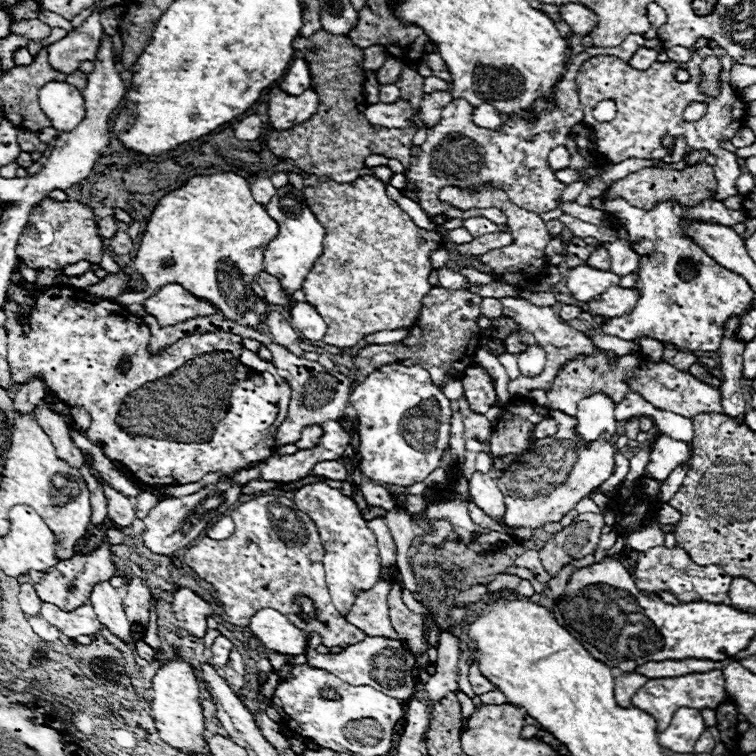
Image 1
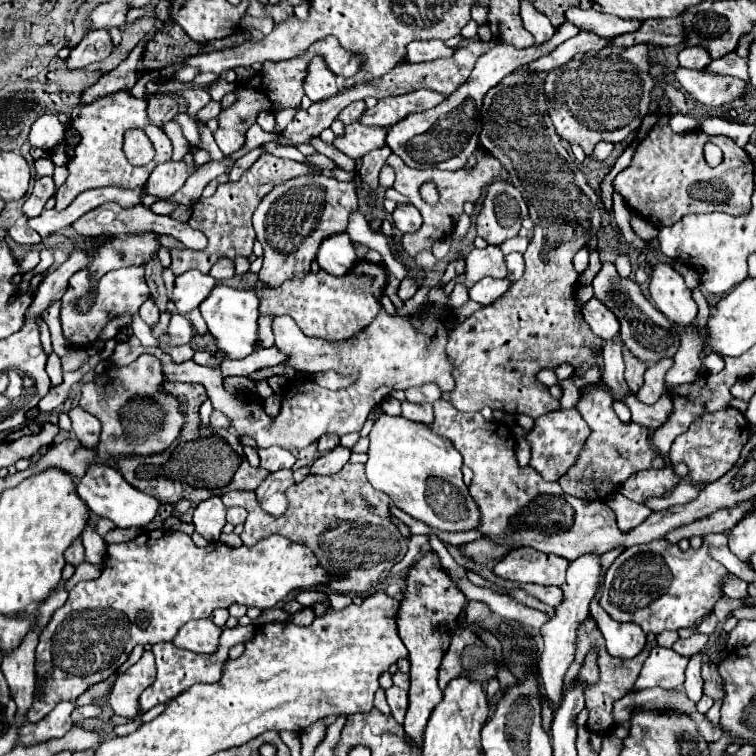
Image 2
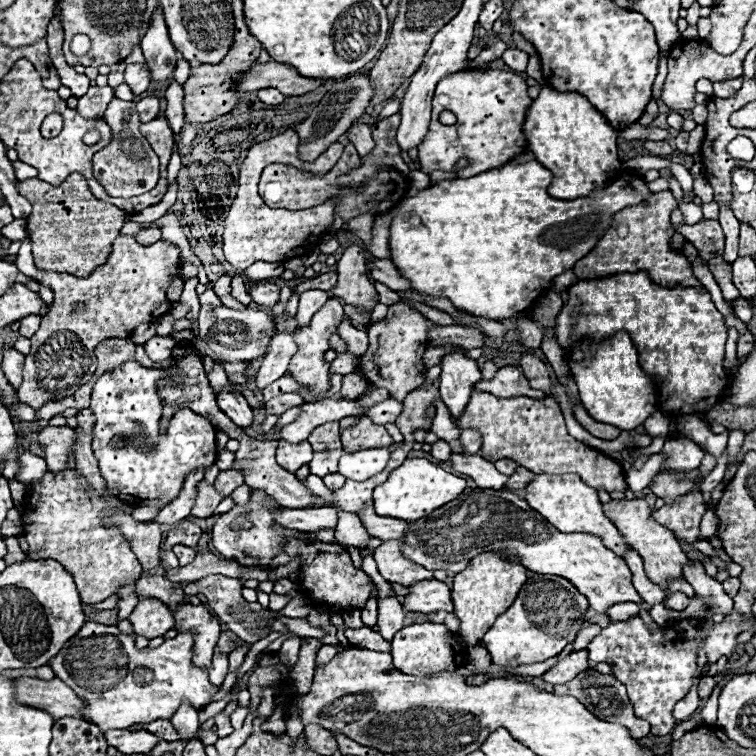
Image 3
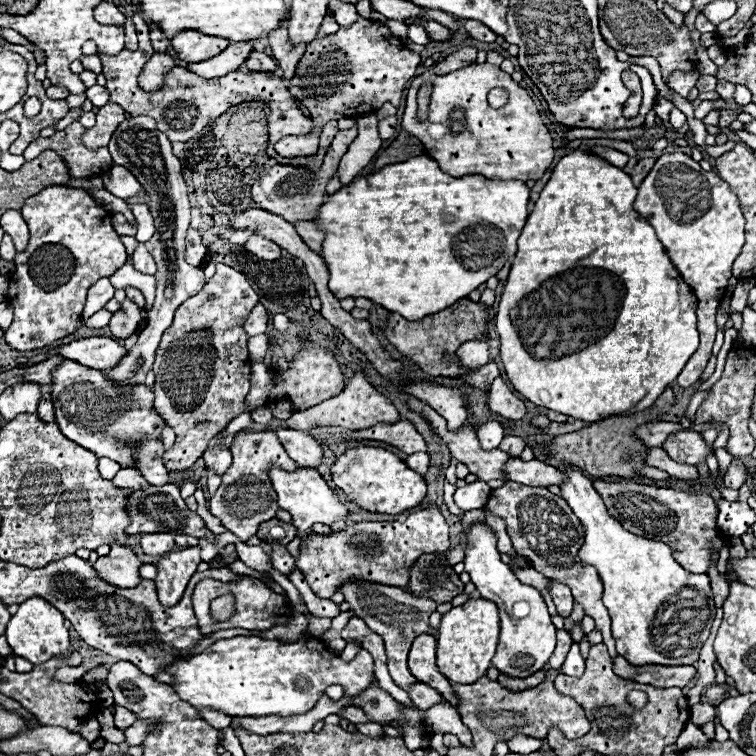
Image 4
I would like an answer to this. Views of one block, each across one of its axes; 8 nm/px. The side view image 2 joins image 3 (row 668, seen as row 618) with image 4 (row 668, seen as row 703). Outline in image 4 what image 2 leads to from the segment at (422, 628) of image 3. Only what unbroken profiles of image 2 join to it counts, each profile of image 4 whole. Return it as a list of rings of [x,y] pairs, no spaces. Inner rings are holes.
[[[420,634],[414,640],[414,644],[410,648],[410,654],[408,654],[408,668],[416,676],[418,682],[424,682],[424,684],[432,686],[446,700],[450,700],[450,704],[456,706],[458,700],[454,700],[446,676],[436,666],[436,638],[434,636]]]

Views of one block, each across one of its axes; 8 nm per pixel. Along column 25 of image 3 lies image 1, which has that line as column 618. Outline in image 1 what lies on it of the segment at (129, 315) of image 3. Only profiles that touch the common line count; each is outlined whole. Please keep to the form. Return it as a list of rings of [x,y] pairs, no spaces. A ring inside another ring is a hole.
[[[616,240],[614,244],[602,244],[602,246],[608,246],[608,252],[612,254],[612,268],[610,268],[612,272],[626,276],[638,268],[640,262],[638,254],[630,248],[628,242]],[[636,350],[634,354],[628,354],[628,356],[622,356],[618,366],[610,366],[610,362],[606,360],[604,354],[596,354],[596,356],[580,356],[578,360],[572,360],[568,362],[560,374],[556,376],[554,380],[554,390],[548,392],[548,400],[550,400],[550,406],[568,414],[568,416],[574,416],[576,410],[578,410],[578,402],[582,398],[586,398],[588,394],[598,394],[598,392],[606,392],[608,396],[612,396],[612,400],[618,404],[626,398],[630,390],[630,386],[624,382],[626,376],[634,376],[634,370],[640,366],[640,362],[644,360],[644,354],[640,350]]]

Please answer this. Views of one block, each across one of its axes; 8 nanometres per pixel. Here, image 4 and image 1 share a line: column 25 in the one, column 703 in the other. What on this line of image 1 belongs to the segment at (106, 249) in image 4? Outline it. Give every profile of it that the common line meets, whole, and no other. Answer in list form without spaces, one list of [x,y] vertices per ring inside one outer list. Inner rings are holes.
[[[602,196],[592,198],[596,210],[614,214],[622,220],[630,236],[630,246],[640,256],[636,288],[640,290],[640,302],[624,318],[612,318],[604,324],[604,334],[618,336],[622,340],[654,338],[666,344],[674,344],[682,350],[704,350],[716,352],[722,342],[724,320],[730,314],[744,314],[754,302],[754,290],[740,276],[724,266],[718,266],[700,246],[696,246],[680,228],[680,216],[684,212],[700,216],[704,220],[714,220],[724,226],[734,226],[744,222],[744,212],[726,210],[720,200],[706,200],[700,206],[686,208],[674,202],[662,202],[652,210],[642,210],[628,206],[626,200],[606,200]]]

